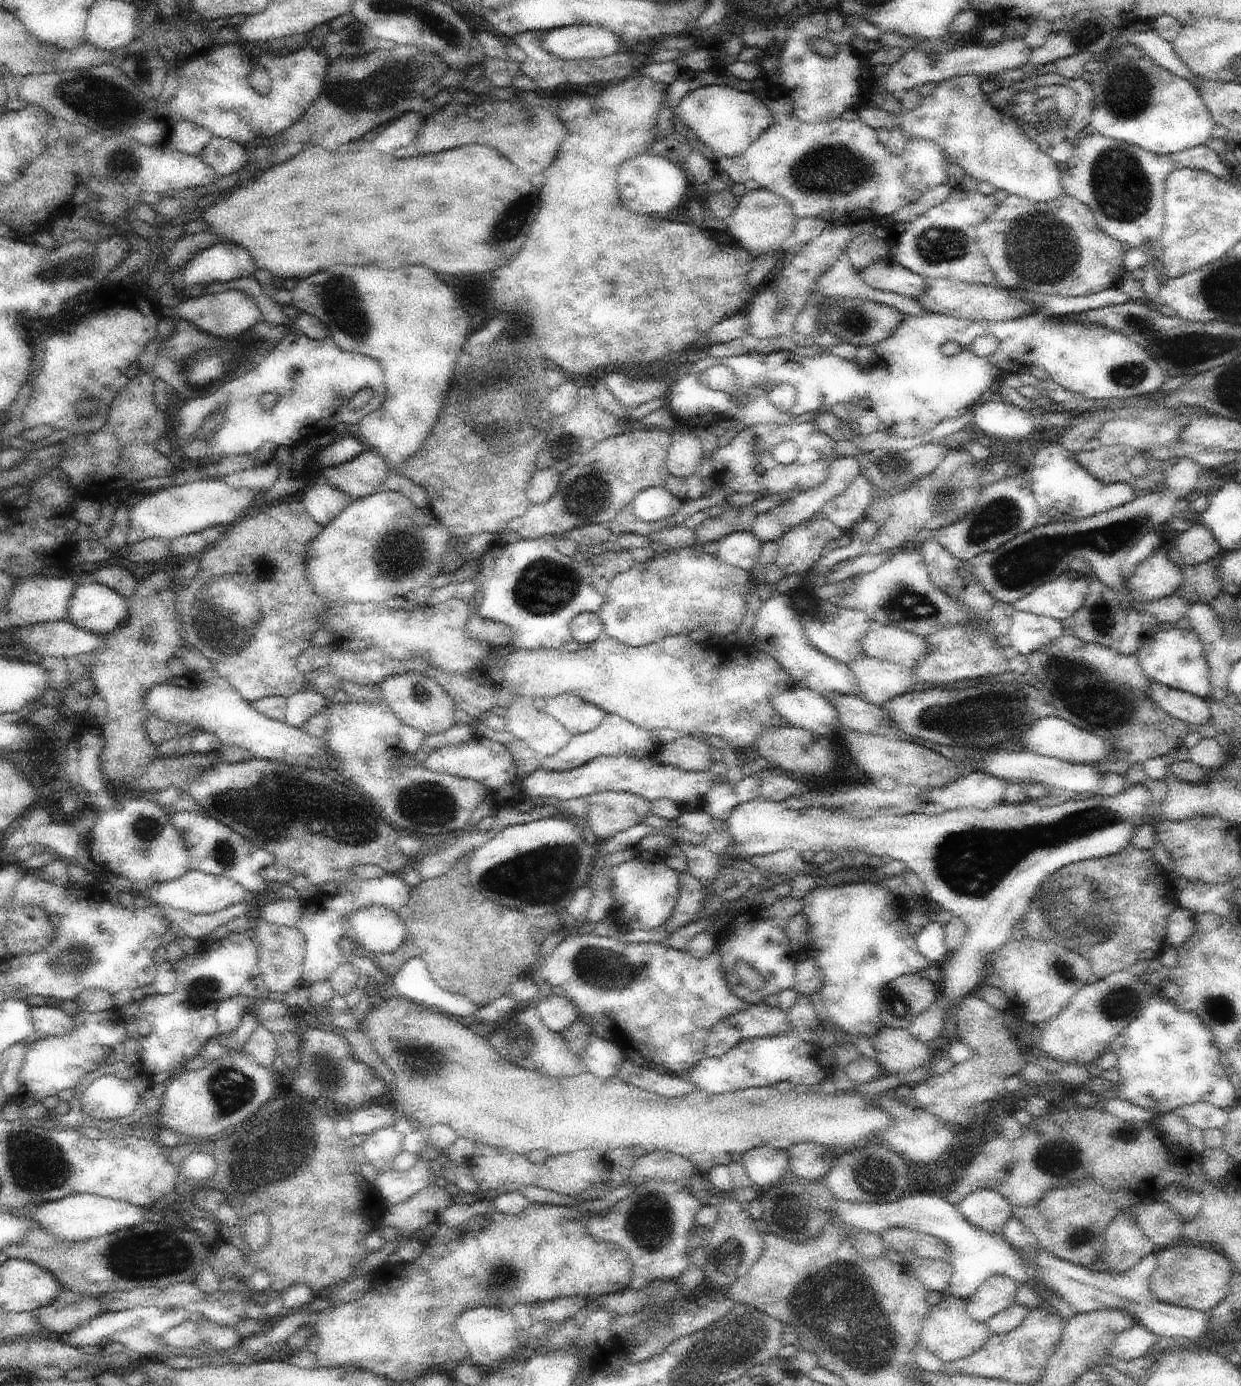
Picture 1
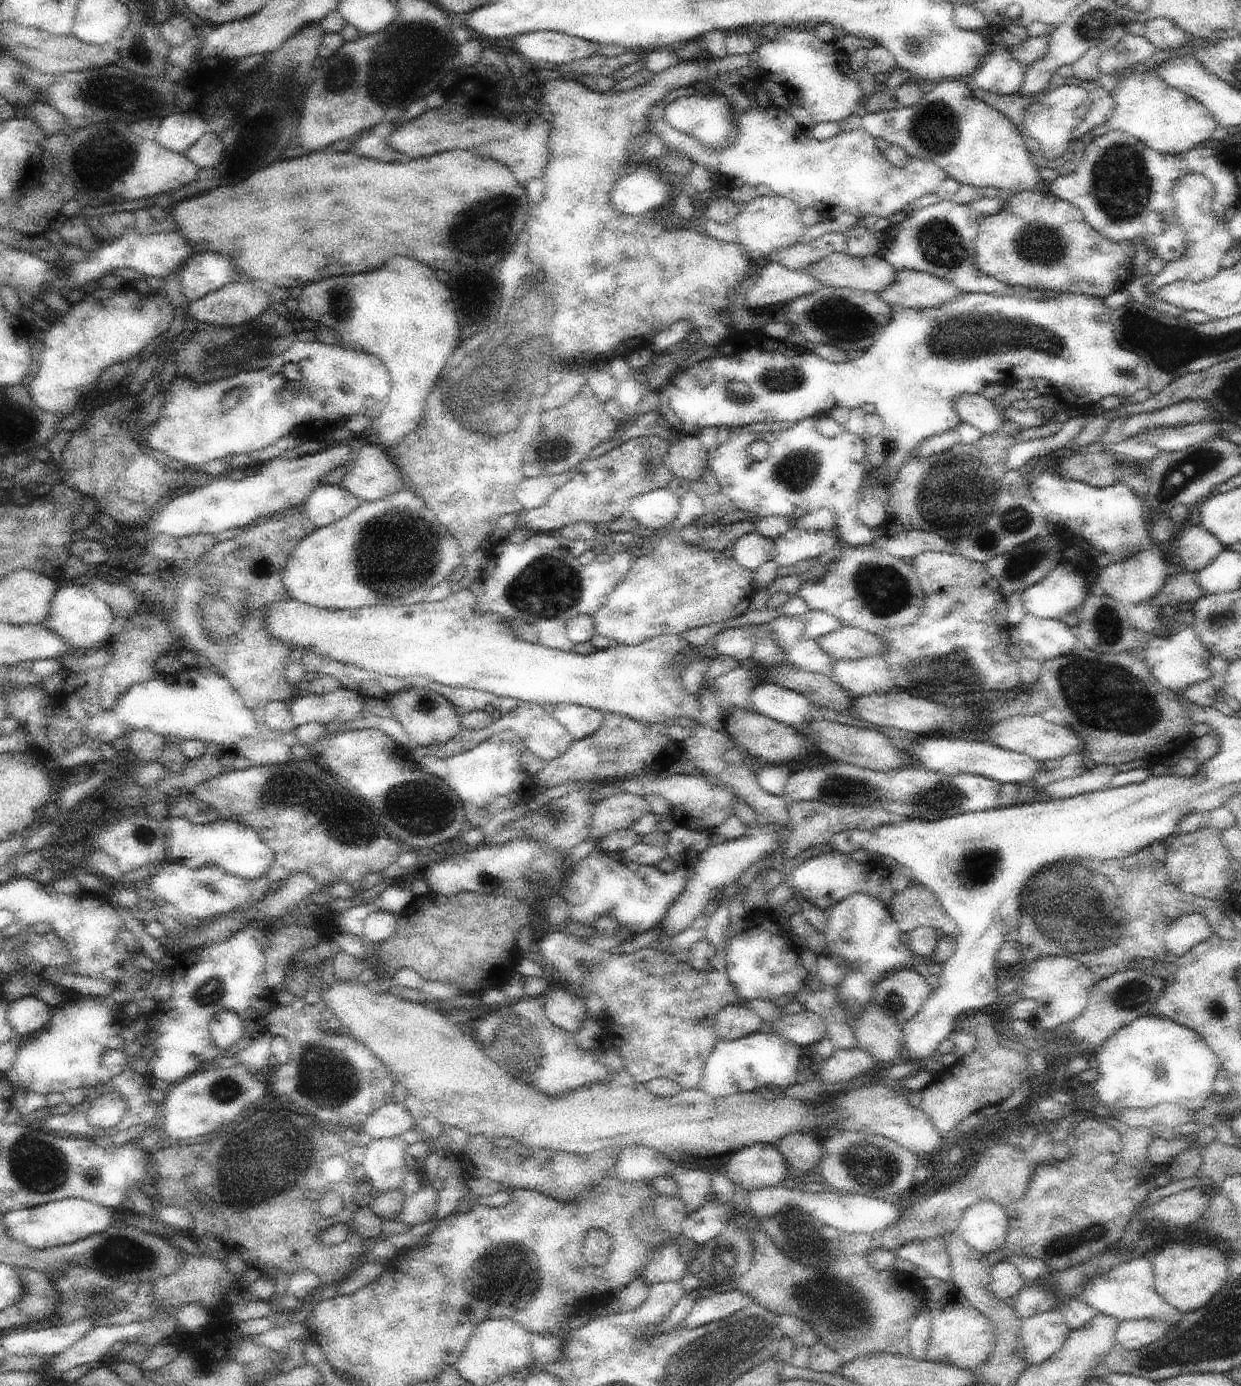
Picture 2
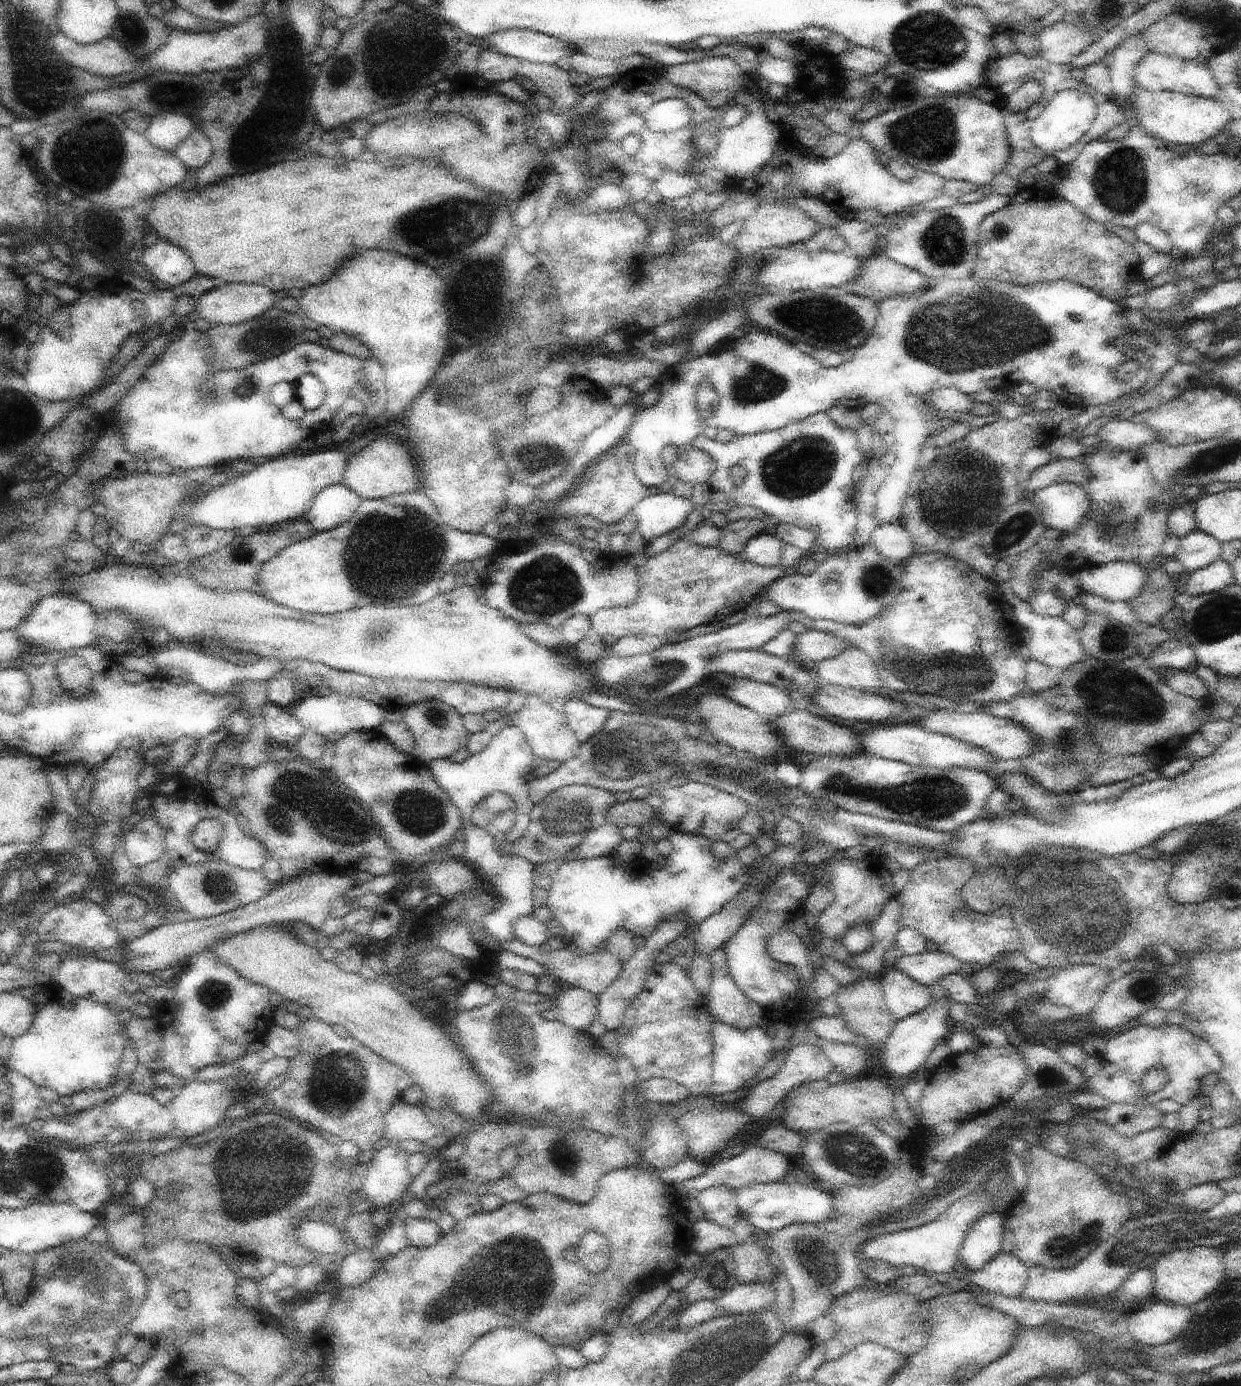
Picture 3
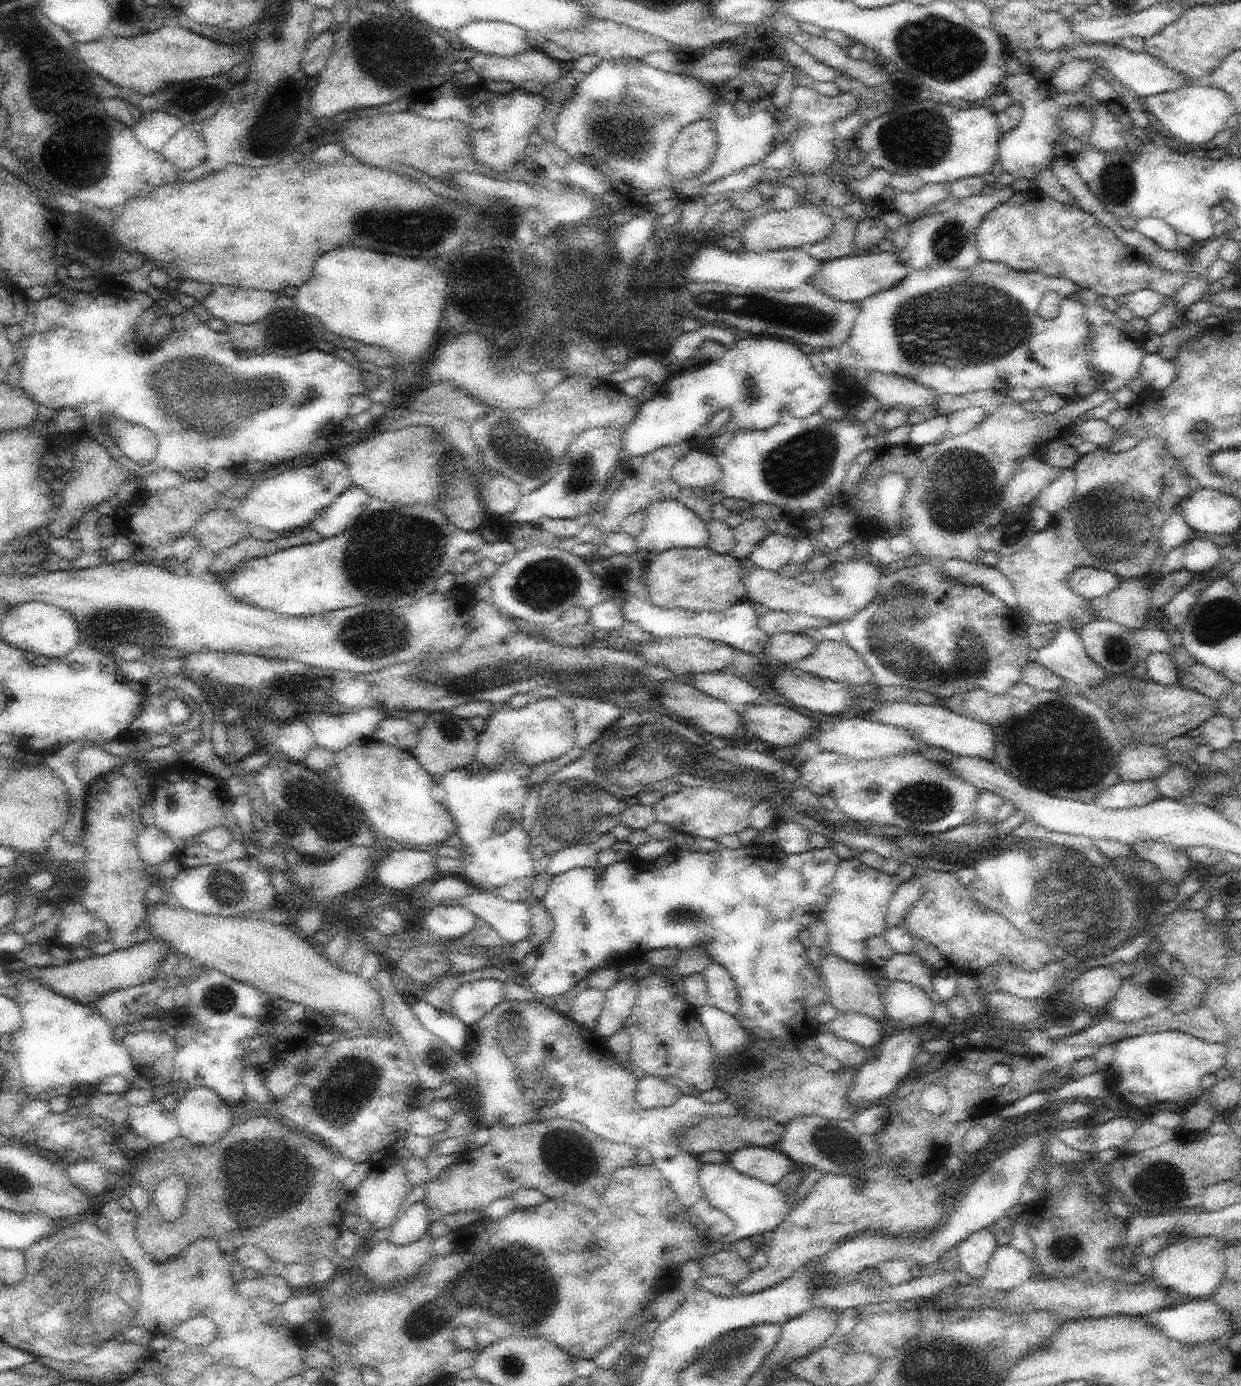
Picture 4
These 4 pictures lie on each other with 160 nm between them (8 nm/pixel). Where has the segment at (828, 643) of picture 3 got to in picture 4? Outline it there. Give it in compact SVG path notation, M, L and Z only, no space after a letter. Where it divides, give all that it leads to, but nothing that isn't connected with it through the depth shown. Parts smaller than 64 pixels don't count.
M784 631L768 635L763 652L774 662L787 665L796 664L799 660L810 656L818 646L806 633Z

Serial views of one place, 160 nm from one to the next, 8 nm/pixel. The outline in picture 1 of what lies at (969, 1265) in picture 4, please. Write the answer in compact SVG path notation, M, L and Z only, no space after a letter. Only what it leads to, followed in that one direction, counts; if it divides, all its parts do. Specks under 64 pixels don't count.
M979 1188L957 1207L974 1228L993 1235L1002 1235L1012 1217L1011 1204L992 1189Z

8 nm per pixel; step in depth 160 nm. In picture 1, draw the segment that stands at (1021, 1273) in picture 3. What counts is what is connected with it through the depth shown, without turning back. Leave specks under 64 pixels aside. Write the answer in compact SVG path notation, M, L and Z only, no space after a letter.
M993 1274L967 1298L968 1314L974 1320L987 1322L1015 1303L1019 1286L1019 1282L1010 1275Z

